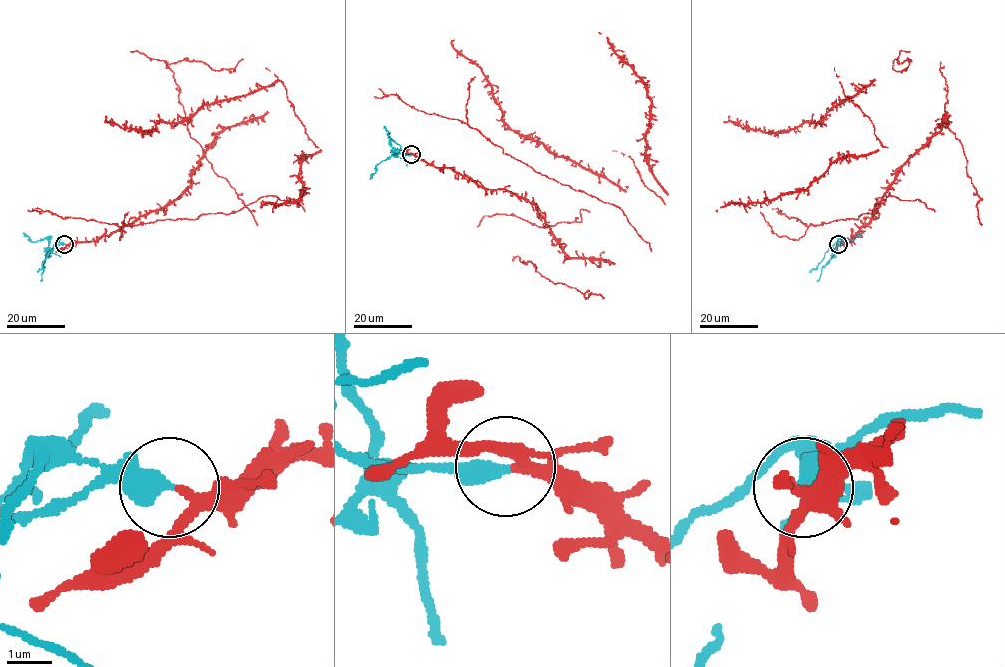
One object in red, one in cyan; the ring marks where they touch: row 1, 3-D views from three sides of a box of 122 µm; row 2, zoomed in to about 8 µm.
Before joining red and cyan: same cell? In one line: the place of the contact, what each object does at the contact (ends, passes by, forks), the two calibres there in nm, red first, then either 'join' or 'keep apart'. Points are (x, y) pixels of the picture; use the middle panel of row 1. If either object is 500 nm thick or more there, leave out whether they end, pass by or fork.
(411, 154) | red forks | cyan ends | 150/480 nm | keep apart

